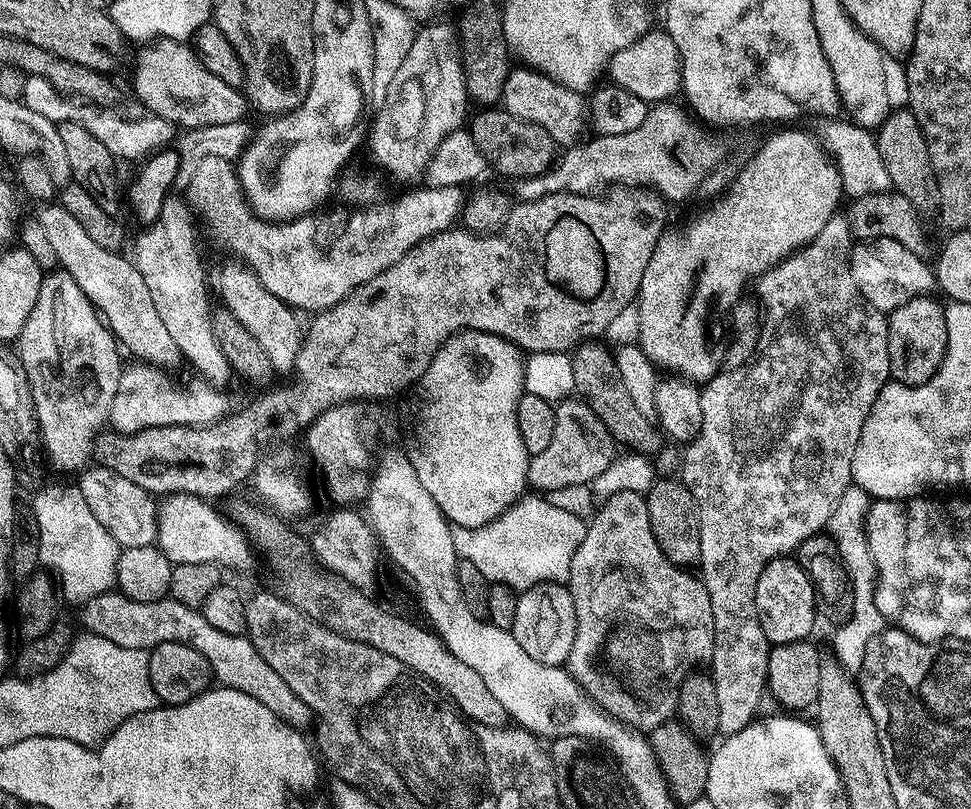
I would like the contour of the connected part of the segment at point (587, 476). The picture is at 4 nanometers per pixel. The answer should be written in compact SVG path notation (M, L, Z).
M568 398L557 403L555 410L554 435L550 437L550 446L528 461L527 487L540 494L549 494L575 484L591 485L618 456L618 444L584 401Z

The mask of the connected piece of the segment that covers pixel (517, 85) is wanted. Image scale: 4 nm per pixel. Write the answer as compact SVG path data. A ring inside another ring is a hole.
M516 66L509 71L505 82L502 108L503 111L509 112L514 118L542 126L542 130L546 130L546 134L550 134L550 138L554 138L557 146L576 146L581 143L582 137L580 135L584 132L584 120L586 124L585 97L579 92L554 82L548 76L542 75L533 68Z

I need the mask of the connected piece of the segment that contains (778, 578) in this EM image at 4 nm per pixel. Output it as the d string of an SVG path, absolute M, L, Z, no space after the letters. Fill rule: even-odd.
M791 555L779 556L767 564L758 578L756 609L769 645L789 644L811 637L812 627L816 624L816 612L818 616L818 597L799 559Z

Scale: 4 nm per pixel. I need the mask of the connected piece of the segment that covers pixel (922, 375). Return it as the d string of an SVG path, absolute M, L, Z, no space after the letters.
M931 295L915 296L886 316L891 379L897 384L905 384L908 388L930 382L930 378L934 378L934 374L942 366L946 354L948 335L945 305L932 299Z

